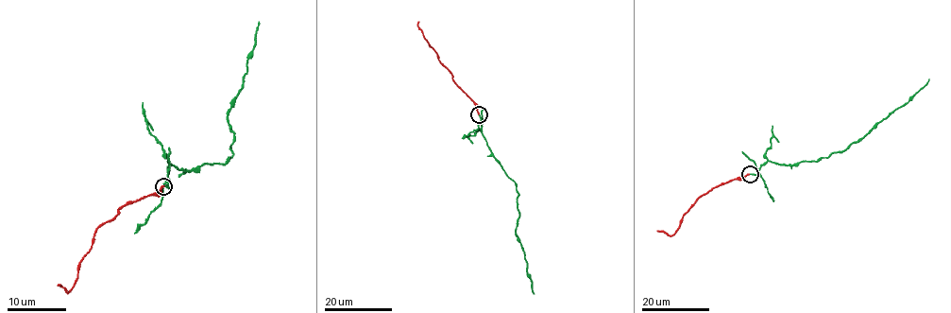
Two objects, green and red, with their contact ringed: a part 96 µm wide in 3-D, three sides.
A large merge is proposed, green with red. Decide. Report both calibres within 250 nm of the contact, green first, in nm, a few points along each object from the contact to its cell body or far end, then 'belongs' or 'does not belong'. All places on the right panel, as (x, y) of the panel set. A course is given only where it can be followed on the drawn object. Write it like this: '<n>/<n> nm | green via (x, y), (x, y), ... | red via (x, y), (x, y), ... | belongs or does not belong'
170/200 nm | green via (750, 174), (756, 174), (758, 168), (769, 161), (795, 165), (843, 151), (904, 105), (928, 78) | red via (750, 174), (722, 182), (702, 195), (671, 235), (656, 231) | does not belong

